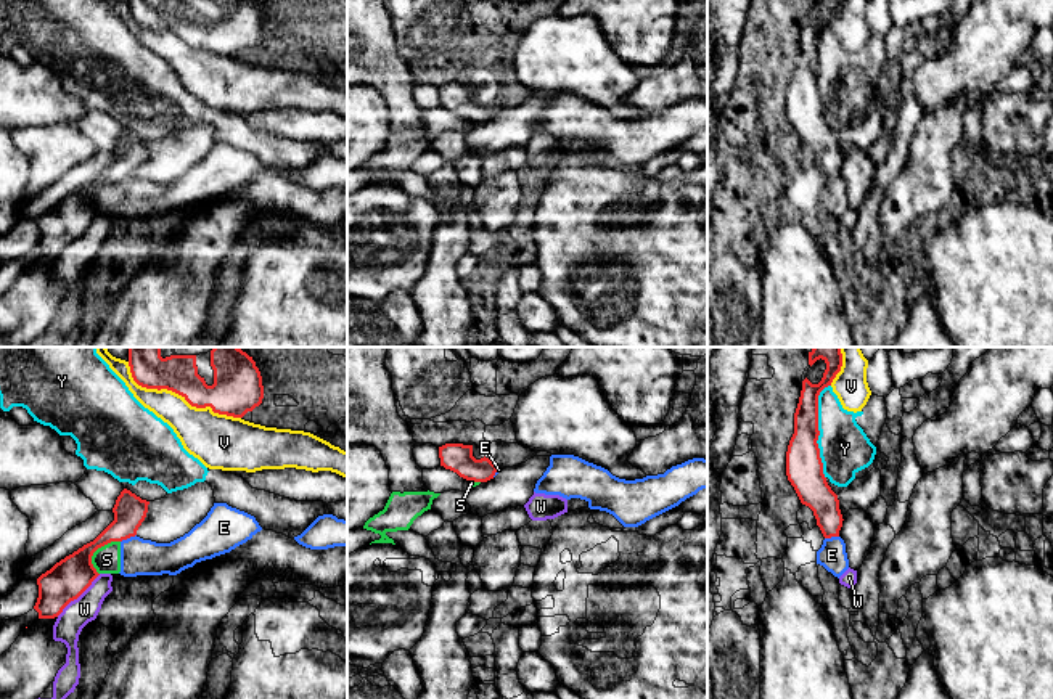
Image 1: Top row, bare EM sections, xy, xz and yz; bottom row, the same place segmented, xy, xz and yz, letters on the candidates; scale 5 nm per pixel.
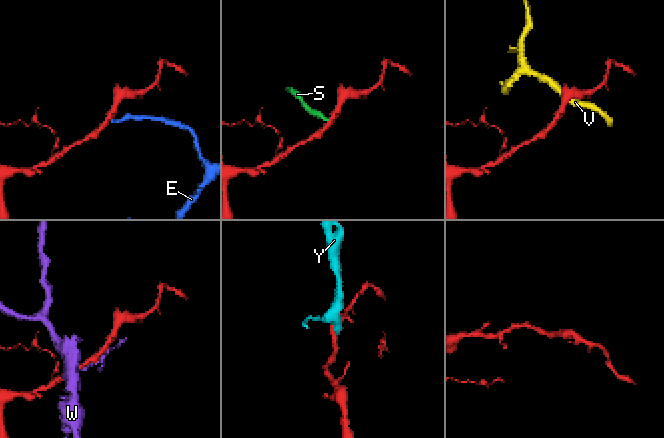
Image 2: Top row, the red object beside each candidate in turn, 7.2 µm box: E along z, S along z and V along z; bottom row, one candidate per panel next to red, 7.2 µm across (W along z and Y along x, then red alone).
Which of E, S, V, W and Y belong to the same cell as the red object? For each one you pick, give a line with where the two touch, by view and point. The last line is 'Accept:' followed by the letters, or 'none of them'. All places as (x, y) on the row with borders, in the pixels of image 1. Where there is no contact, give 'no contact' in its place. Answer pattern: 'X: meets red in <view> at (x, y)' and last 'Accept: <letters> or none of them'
Accept: none of them

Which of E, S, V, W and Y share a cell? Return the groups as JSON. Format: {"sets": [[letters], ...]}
{"sets": [["E", "S"], ["V"], ["W"], ["Y"]]}

